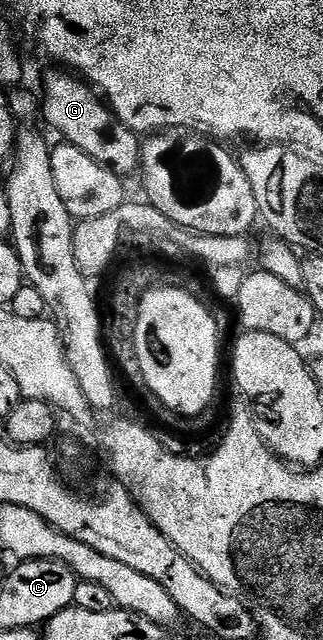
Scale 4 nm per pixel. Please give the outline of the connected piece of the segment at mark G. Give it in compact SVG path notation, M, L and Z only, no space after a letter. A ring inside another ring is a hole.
M53 69L45 75L45 95L43 93L43 119L46 119L55 130L61 134L60 138L66 143L75 145L87 153L99 165L111 169L122 177L138 174L141 167L141 157L143 154L143 143L138 132L132 131L127 125L123 125L116 115L109 110L104 98L86 80L70 73L65 69Z

